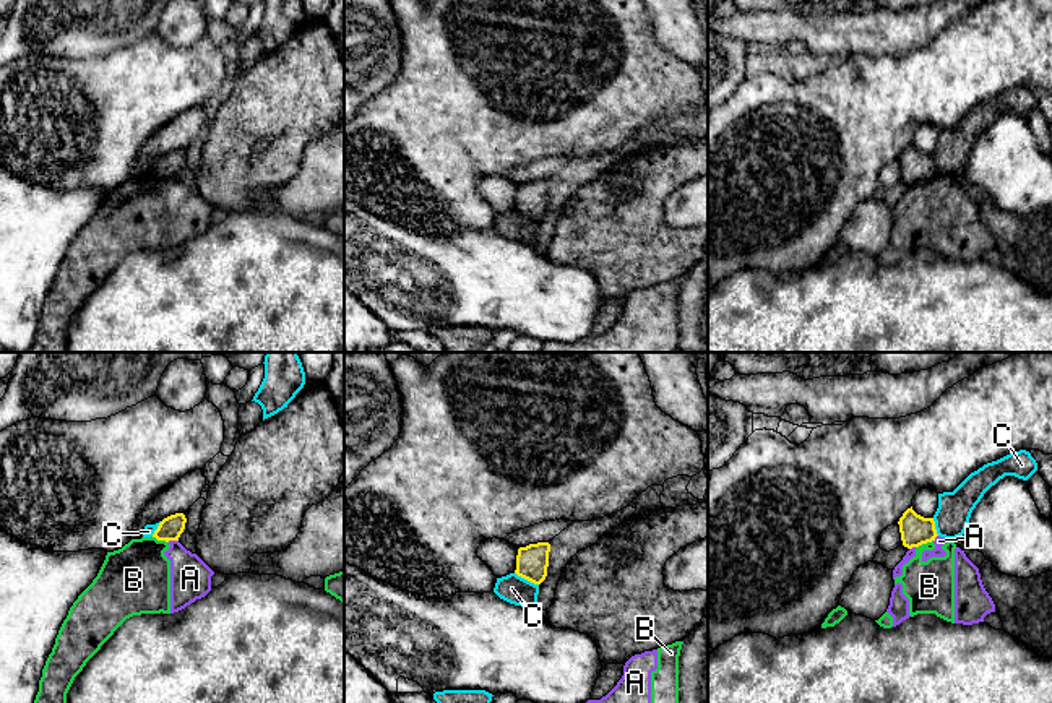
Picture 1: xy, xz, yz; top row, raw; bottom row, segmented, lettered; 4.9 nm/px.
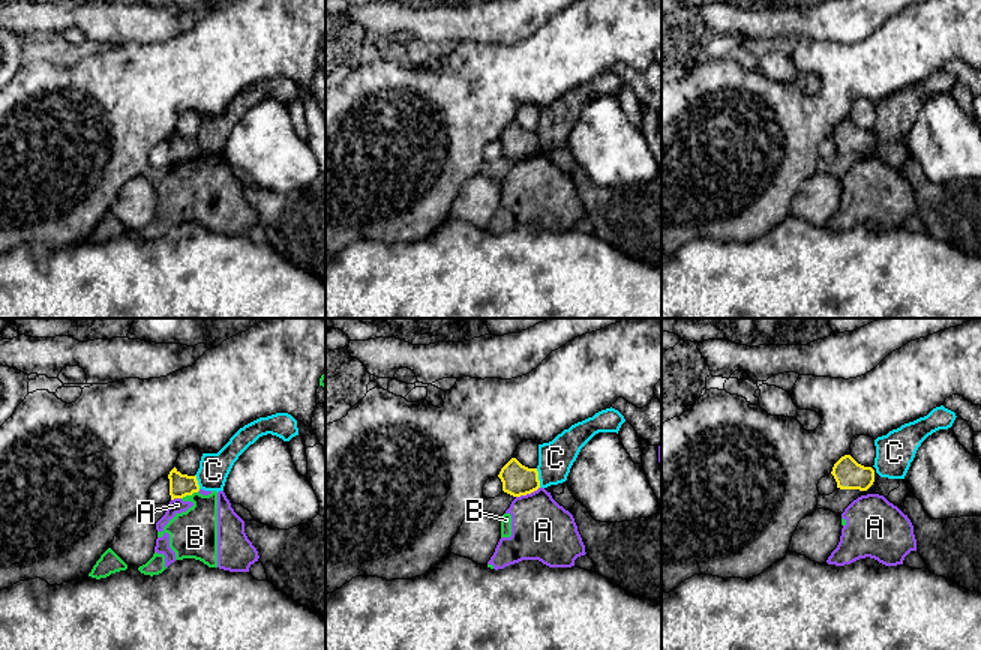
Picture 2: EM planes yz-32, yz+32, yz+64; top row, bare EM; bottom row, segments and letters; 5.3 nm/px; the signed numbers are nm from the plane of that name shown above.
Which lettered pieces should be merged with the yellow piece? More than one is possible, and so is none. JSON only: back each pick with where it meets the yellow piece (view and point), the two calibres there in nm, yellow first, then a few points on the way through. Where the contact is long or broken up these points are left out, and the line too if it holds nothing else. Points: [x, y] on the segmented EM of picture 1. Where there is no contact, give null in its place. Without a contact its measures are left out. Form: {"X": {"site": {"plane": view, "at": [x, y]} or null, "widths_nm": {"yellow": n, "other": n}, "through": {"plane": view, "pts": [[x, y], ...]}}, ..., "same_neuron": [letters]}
{"same_neuron": []}

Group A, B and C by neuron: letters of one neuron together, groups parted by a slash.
A B / C

